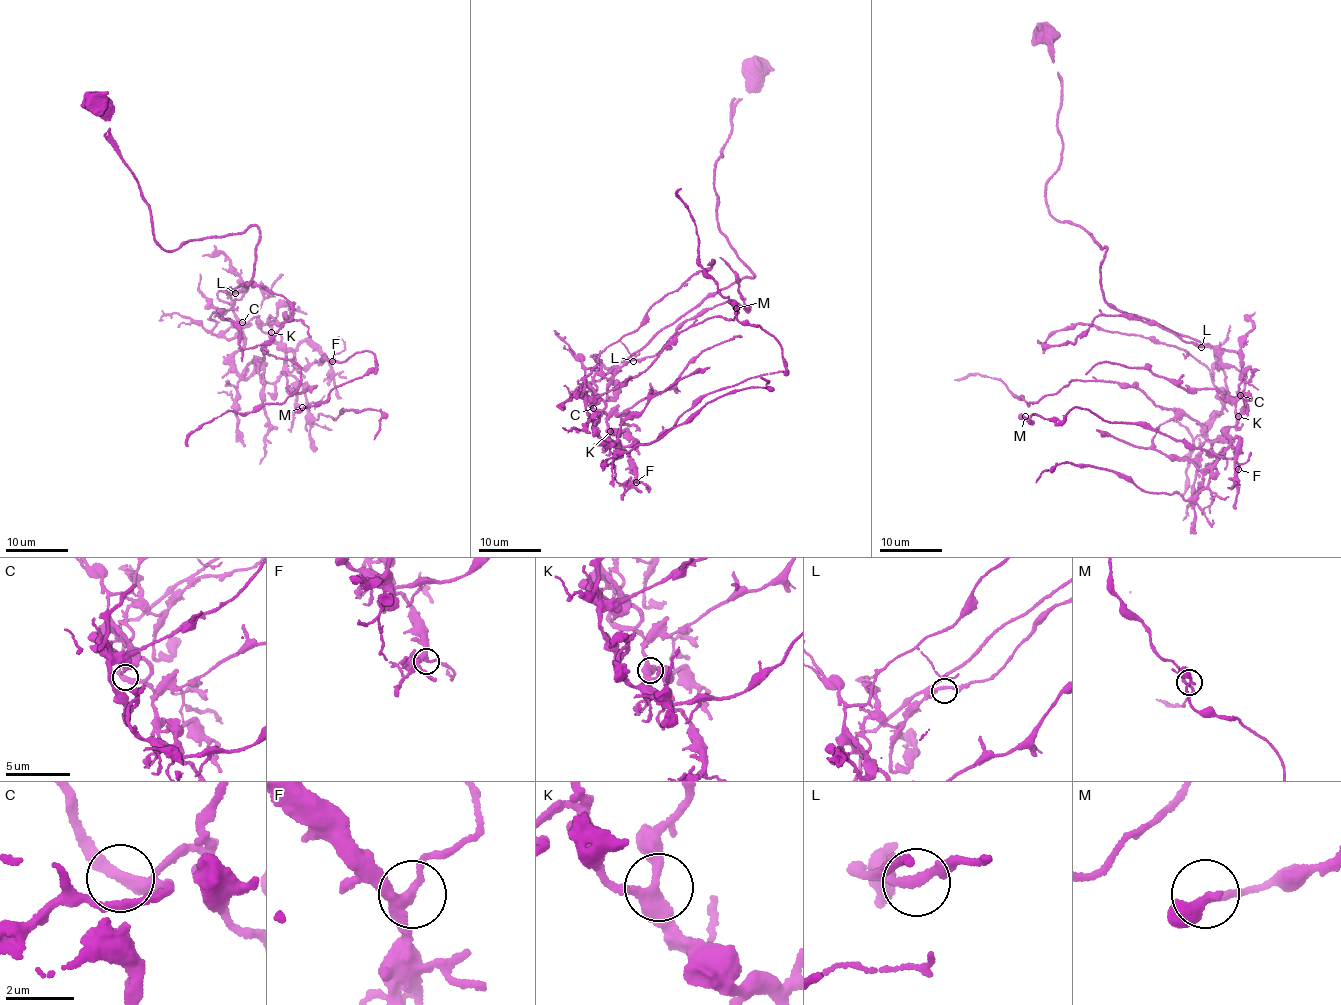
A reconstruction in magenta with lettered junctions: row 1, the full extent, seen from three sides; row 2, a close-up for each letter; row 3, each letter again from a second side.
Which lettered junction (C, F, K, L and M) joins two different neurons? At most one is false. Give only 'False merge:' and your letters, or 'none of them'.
False merge: none of them

